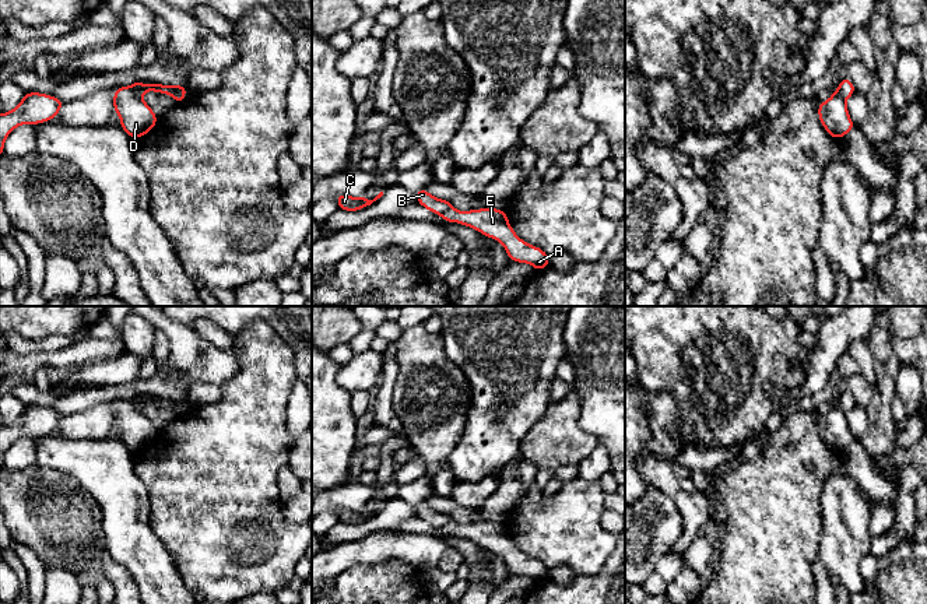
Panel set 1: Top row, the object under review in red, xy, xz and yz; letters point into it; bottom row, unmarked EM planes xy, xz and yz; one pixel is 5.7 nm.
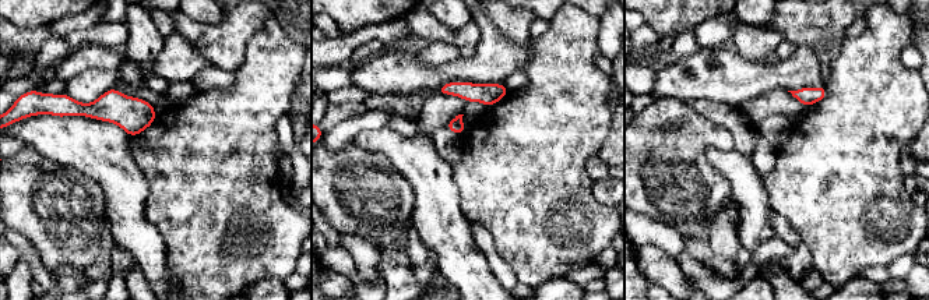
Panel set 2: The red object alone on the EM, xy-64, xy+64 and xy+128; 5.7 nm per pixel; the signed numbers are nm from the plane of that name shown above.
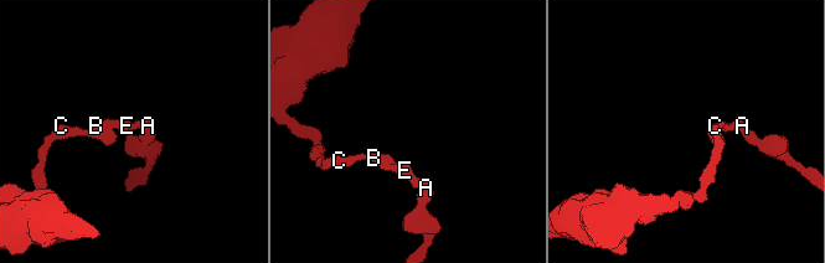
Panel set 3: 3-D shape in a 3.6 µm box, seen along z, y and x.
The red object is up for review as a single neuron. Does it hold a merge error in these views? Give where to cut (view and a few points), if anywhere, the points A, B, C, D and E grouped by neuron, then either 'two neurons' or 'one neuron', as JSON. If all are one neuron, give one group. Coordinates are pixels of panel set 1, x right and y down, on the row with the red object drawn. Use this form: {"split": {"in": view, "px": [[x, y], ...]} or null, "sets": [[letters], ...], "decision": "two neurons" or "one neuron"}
{"split": {"in": "xy", "px": [[129, 87], [140, 97]]}, "sets": [["A", "E"], ["B", "C", "D"]], "decision": "two neurons"}

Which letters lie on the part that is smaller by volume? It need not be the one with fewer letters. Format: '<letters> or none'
A, E

